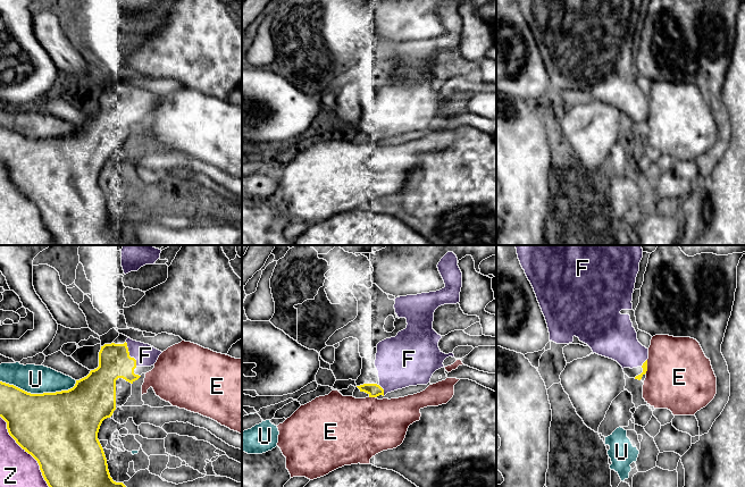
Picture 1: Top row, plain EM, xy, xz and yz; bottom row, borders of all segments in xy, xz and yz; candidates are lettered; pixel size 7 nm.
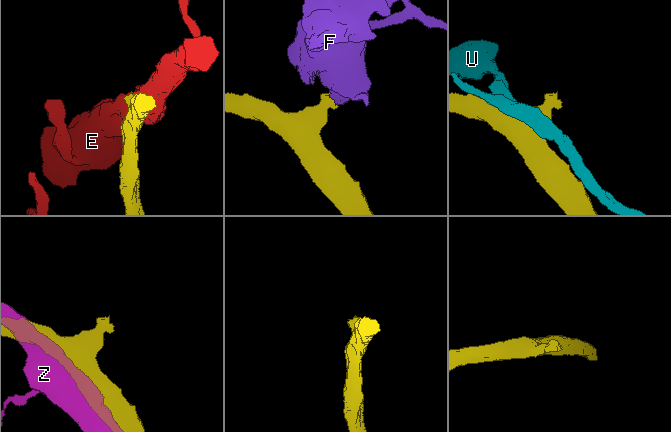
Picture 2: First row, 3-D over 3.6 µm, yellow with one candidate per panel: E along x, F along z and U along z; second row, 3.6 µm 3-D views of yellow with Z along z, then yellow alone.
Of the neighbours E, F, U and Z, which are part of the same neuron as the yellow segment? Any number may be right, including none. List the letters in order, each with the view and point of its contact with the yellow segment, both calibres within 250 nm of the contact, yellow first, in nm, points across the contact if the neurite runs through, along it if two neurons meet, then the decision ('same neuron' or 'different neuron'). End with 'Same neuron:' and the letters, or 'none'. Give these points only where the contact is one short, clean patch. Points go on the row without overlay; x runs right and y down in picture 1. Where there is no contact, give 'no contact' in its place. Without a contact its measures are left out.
E: contact yz (646, 112); calibres 40 and 480 nm; different neuron
F: contact xy (128, 100); calibres 220 and 160 nm; same neuron
U: contact xy (39, 140); calibres 480 and 200 nm; different neuron
Z: contact xy (32, 201); calibres 500 and 340 nm; different neuron
Same neuron: F

